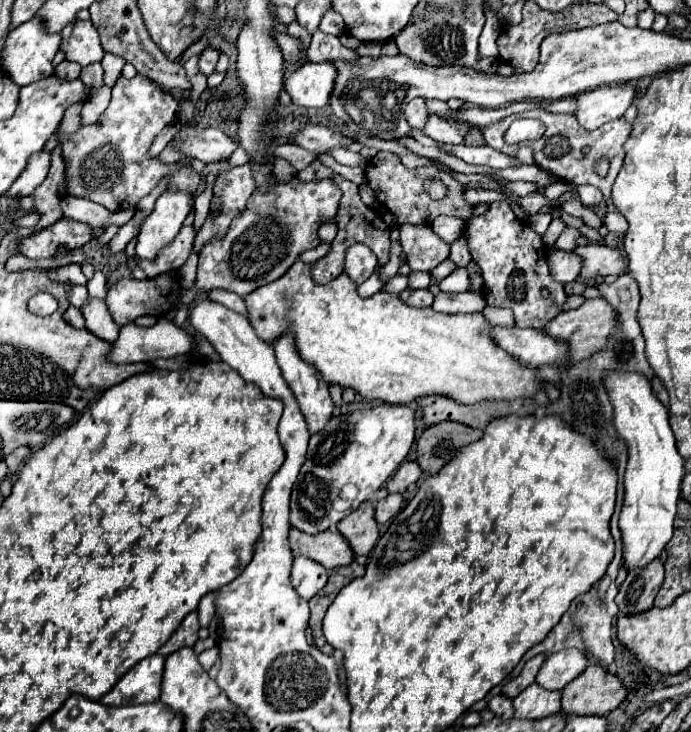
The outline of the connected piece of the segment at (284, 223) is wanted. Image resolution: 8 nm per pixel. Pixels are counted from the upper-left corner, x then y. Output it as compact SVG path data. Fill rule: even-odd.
M293 178L289 184L275 180L271 192L251 194L243 214L231 224L227 236L223 240L207 242L199 252L197 288L201 292L221 288L247 296L257 288L275 282L303 250L319 246L319 224L323 218L335 216L339 200L341 192L331 180L299 182Z

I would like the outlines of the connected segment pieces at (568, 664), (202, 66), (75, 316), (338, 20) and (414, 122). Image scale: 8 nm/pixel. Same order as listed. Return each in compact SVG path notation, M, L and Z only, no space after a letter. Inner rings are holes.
M567 648L551 654L537 674L537 684L547 690L563 690L571 680L575 680L589 666L585 652L577 648Z
M207 46L201 54L199 54L199 70L209 76L215 72L215 64L217 64L217 58L219 58L219 52L213 48L213 46Z
M73 306L67 308L67 316L65 316L65 320L67 320L73 328L85 328L85 318L83 318L81 310L77 310L77 308L73 308Z
M327 10L321 24L319 24L319 30L323 34L333 34L333 36L341 36L345 32L345 24L343 24L343 18L335 12L335 10Z
M415 98L407 104L405 108L405 118L409 122L411 128L423 128L423 120L427 120L427 108L425 108L425 102L423 98Z

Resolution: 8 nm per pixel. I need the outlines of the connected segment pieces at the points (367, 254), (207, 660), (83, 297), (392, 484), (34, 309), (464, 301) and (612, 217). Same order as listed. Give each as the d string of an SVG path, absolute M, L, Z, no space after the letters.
M353 244L345 252L345 274L355 282L365 282L377 270L377 258L365 244Z
M213 646L213 648L209 648L209 650L205 650L205 652L199 654L199 662L201 662L201 666L205 670L209 670L215 664L217 658L219 658L219 648L217 646Z
M75 286L75 288L71 290L69 300L71 300L73 306L83 308L83 306L87 304L87 300L89 300L89 292L87 292L87 288L85 288L85 286Z
M403 462L397 472L393 474L393 478L387 482L387 490L389 492L405 492L409 484L417 482L421 478L421 468L417 462Z
M38 293L28 302L28 309L31 313L39 316L52 314L58 308L57 300L48 293Z
M439 292L431 308L445 314L457 314L457 312L481 312L483 306L485 306L485 298L475 292L459 292L459 294Z
M607 212L605 218L601 220L603 226L611 232L619 232L623 234L627 230L627 220L623 220L623 216L619 216L619 212Z

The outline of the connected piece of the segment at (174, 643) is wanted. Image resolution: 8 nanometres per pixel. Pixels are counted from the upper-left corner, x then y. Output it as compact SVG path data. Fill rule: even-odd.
M195 610L183 618L183 622L175 630L175 634L159 648L159 654L169 656L171 652L175 652L183 646L193 646L197 642L197 632L199 632L199 618L197 618L197 610Z

